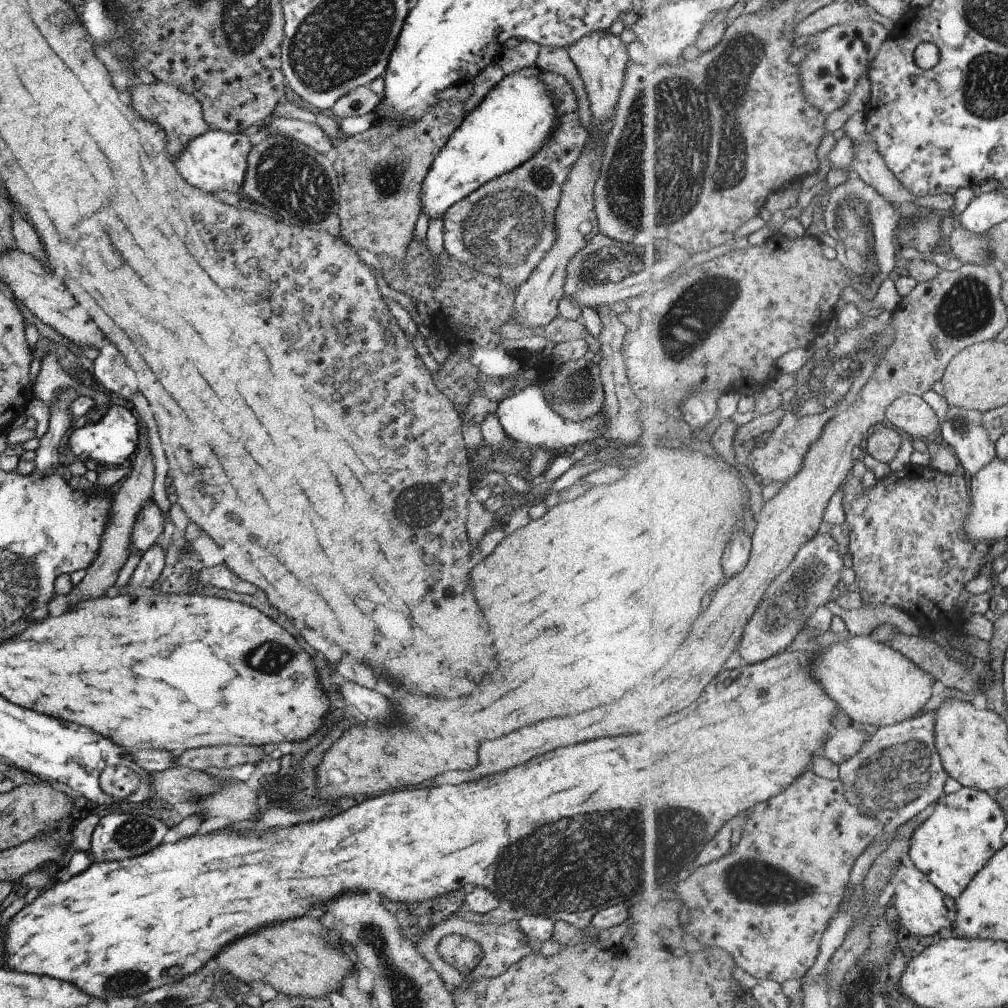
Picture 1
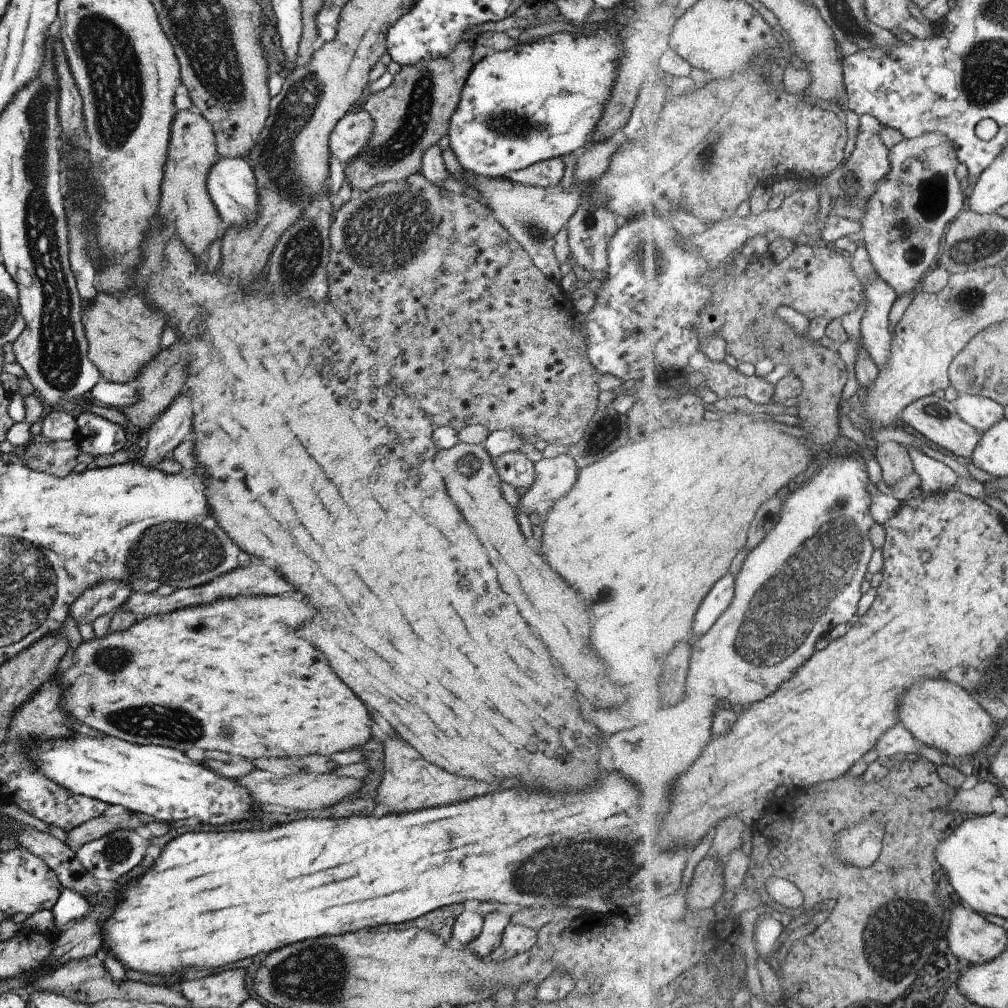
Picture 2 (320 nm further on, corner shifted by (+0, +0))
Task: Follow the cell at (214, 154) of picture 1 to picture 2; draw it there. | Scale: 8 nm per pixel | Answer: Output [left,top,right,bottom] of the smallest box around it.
[206,157,258,228]

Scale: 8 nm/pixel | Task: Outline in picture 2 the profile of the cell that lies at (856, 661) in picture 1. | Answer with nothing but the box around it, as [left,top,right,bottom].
[900,679,997,756]

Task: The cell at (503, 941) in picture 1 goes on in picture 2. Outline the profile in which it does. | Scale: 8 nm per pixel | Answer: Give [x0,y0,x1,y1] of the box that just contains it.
[465,911,510,958]

